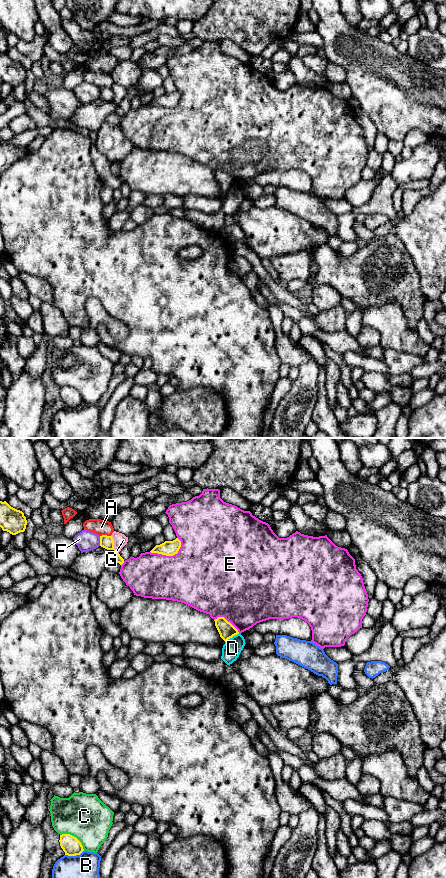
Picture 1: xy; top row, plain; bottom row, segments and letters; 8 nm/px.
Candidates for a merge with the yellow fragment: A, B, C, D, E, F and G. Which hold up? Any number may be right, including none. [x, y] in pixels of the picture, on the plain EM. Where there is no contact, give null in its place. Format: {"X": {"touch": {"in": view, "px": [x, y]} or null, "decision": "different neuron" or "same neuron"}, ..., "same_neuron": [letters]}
{"A": {"touch": {"in": "xy", "px": [105, 87]}, "decision": "different neuron"}, "B": {"touch": {"in": "xy", "px": [74, 407]}, "decision": "different neuron"}, "C": {"touch": {"in": "xy", "px": [73, 388]}, "decision": "different neuron"}, "D": {"touch": {"in": "xy", "px": [231, 189]}, "decision": "different neuron"}, "E": {"touch": {"in": "xy", "px": [169, 107]}, "decision": "different neuron"}, "F": {"touch": {"in": "xy", "px": [100, 93]}, "decision": "different neuron"}, "G": {"touch": {"in": "xy", "px": [113, 96]}, "decision": "different neuron"}, "same_neuron": []}

